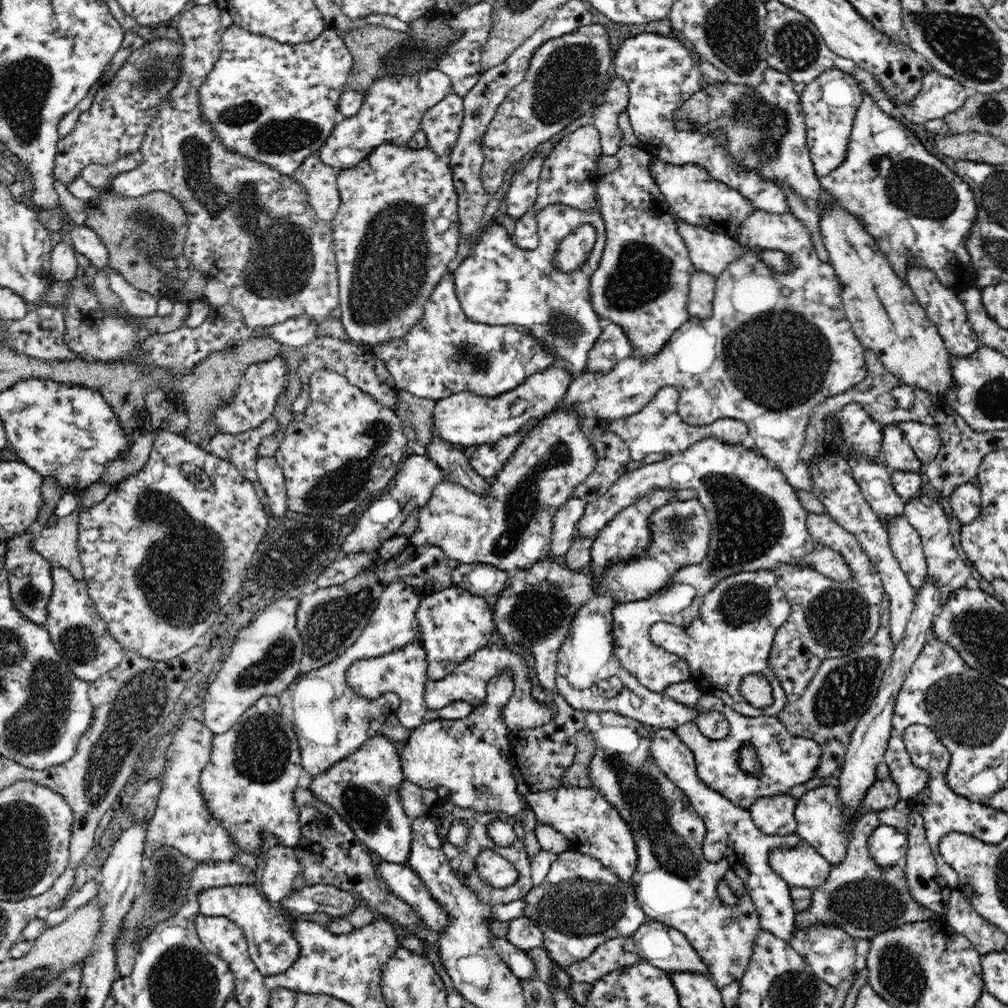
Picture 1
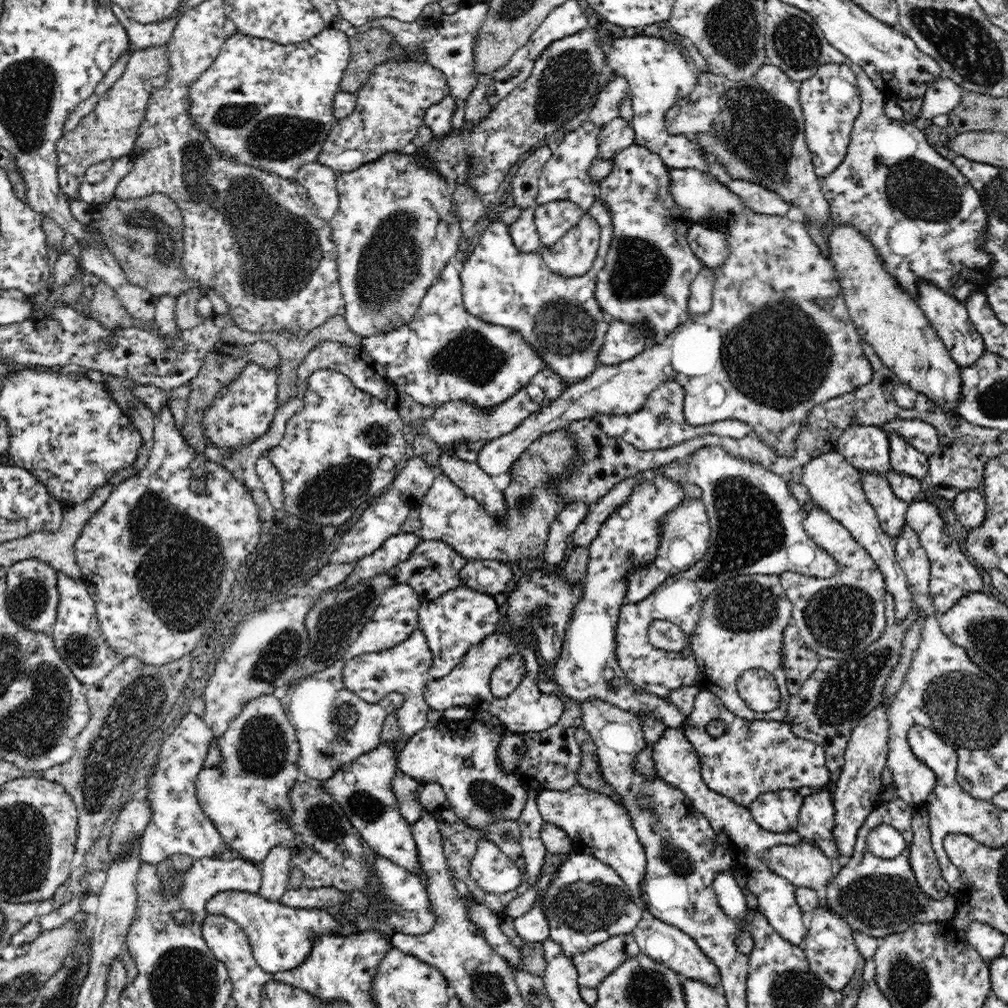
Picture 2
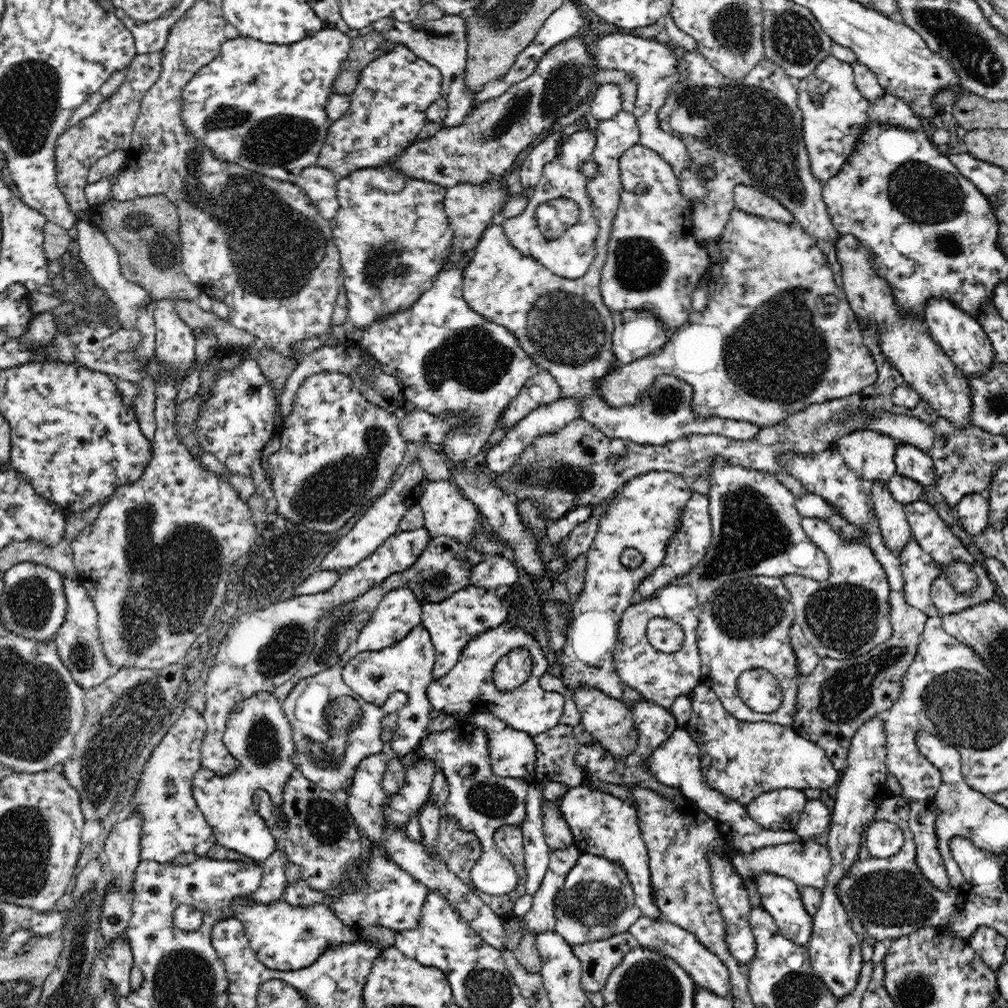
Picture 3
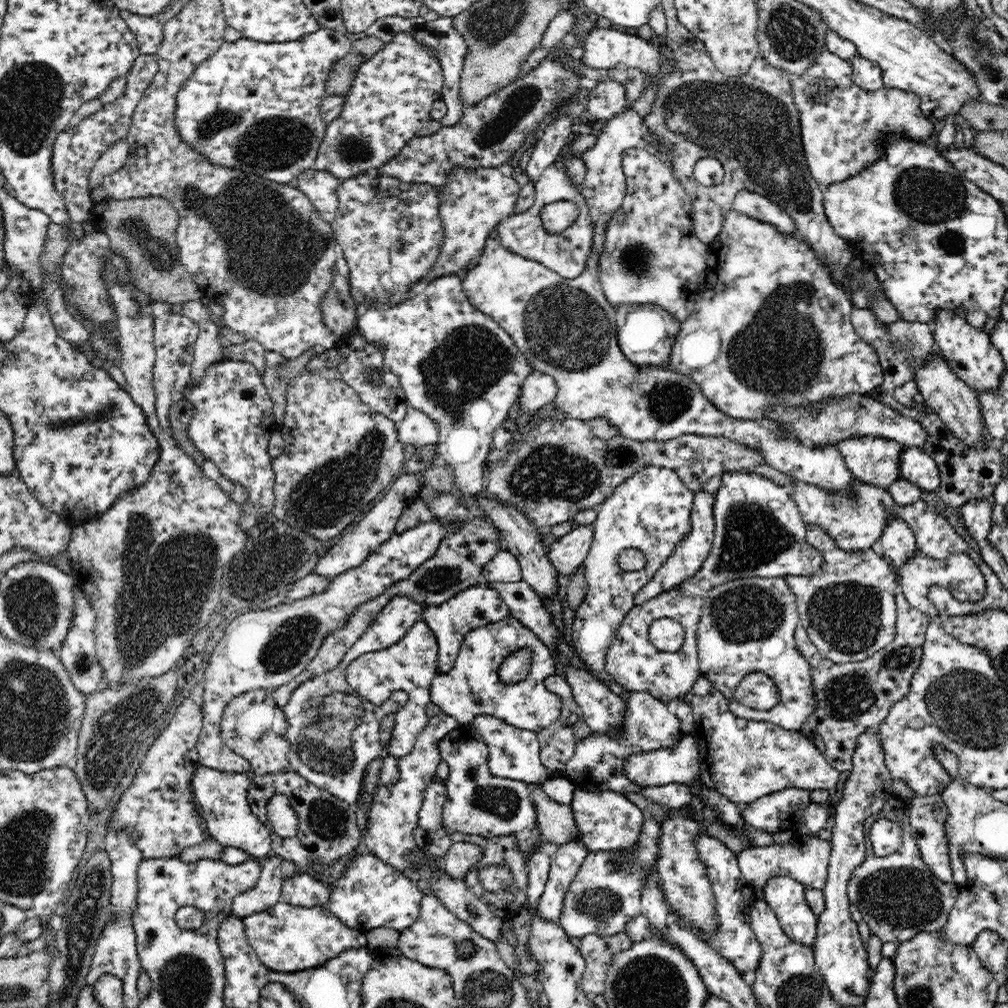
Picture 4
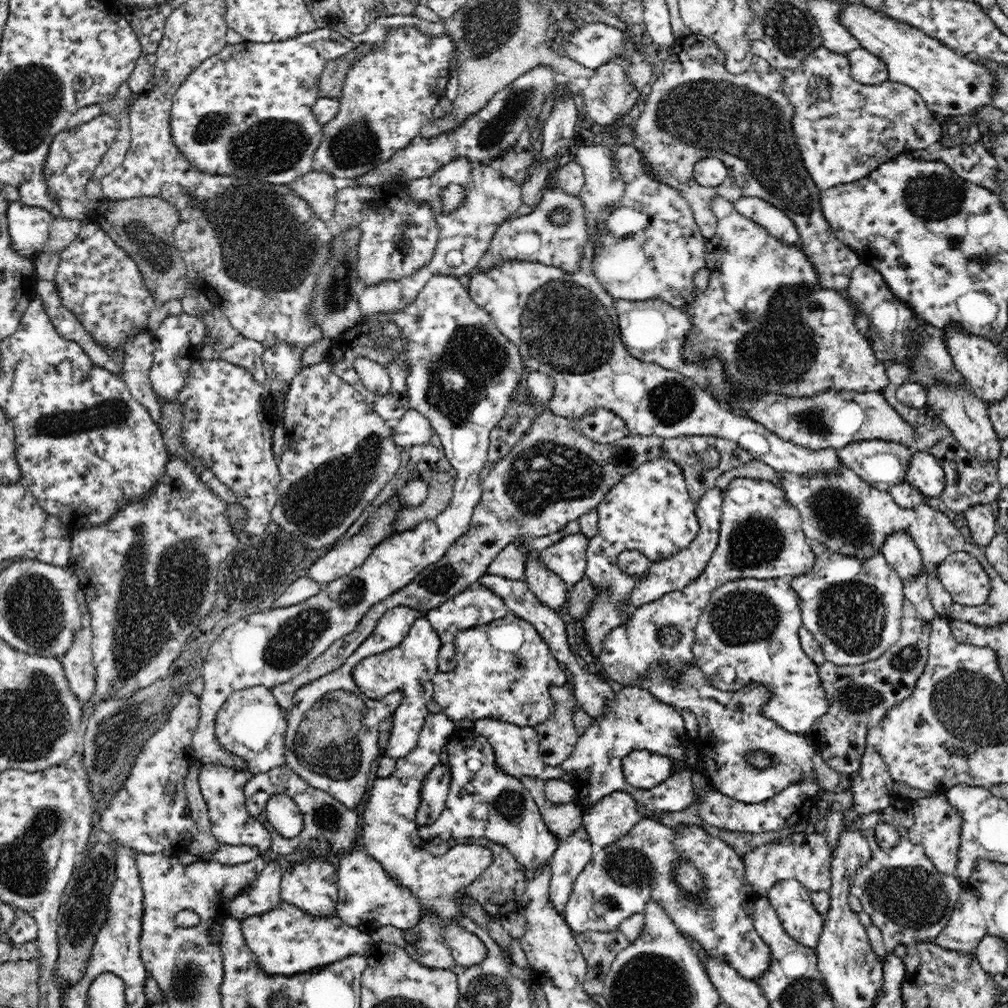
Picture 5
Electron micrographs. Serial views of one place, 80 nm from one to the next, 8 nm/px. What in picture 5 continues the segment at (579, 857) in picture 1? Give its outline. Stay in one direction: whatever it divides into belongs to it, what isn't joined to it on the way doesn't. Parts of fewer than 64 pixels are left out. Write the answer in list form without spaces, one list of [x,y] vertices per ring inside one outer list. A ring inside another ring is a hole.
[[[643,818],[620,841],[608,847],[595,849],[590,862],[574,881],[563,913],[564,921],[576,934],[588,931],[614,931],[630,916],[643,913],[648,901],[656,901],[664,907],[678,930],[699,944],[707,958],[728,963],[742,977],[758,982],[771,964],[771,950],[754,929],[754,904],[760,896],[749,886],[743,858],[728,844],[718,837],[712,837],[701,827],[682,824],[678,828],[674,830],[652,818]],[[682,860],[692,863],[696,871],[702,875],[702,892],[699,900],[703,898],[703,905],[687,896],[675,883],[677,880],[673,872]]]

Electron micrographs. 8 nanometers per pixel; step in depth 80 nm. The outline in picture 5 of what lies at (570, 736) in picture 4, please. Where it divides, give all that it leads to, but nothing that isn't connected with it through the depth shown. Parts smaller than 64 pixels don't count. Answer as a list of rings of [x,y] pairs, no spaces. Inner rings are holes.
[[[571,681],[562,686],[550,686],[549,693],[554,699],[554,712],[535,728],[537,752],[545,766],[557,767],[572,754],[579,739],[574,724],[578,704]]]

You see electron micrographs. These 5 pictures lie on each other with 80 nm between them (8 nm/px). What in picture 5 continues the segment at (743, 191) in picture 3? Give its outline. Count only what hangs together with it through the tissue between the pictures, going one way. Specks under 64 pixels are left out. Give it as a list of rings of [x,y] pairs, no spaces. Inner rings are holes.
[[[753,196],[740,197],[735,209],[750,221],[764,227],[770,235],[788,244],[799,244],[799,232],[795,222],[771,202]]]

